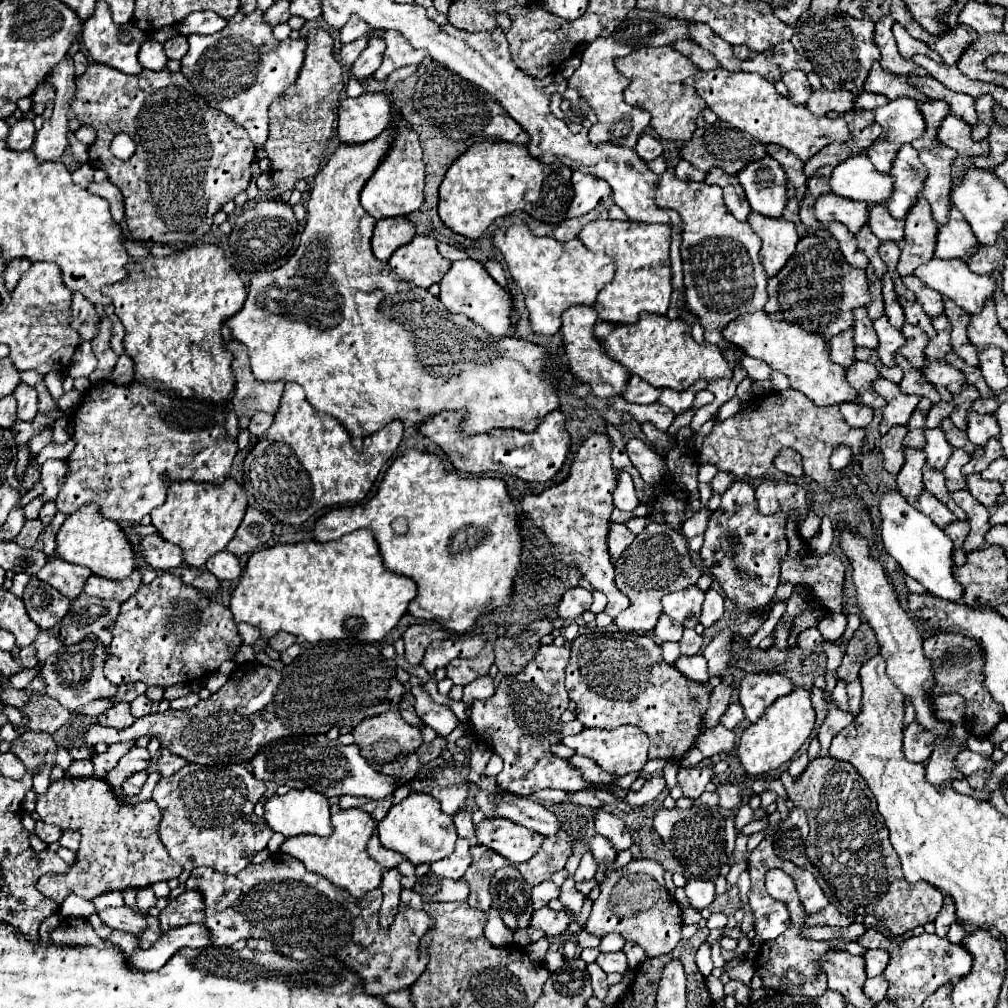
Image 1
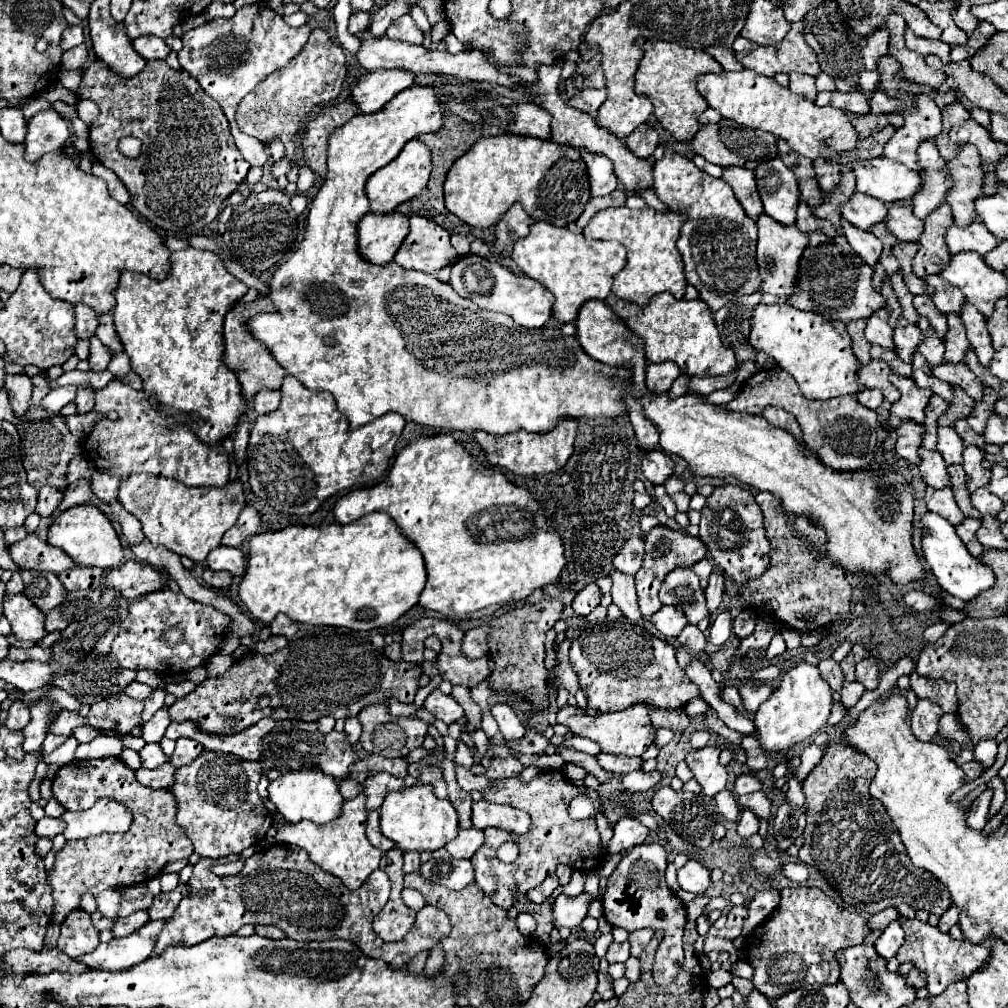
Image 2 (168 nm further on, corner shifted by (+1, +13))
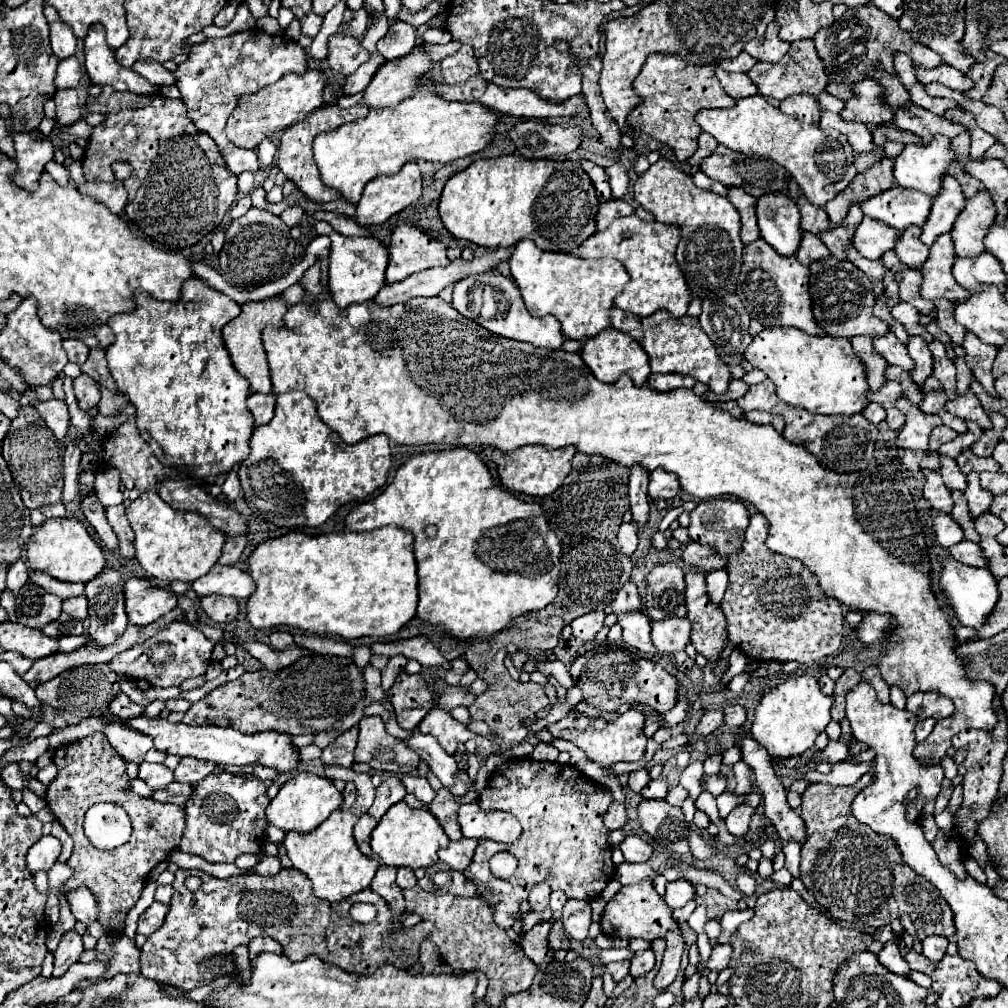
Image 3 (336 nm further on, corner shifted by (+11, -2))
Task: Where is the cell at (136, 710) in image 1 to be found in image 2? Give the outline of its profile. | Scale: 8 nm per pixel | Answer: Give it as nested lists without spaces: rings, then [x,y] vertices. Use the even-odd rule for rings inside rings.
[[[133,681],[133,683],[125,689],[125,693],[127,693],[129,697],[137,699],[137,701],[145,701],[145,699],[149,697],[149,693],[151,693],[151,691],[153,691],[153,687],[143,685],[143,683],[139,683],[139,681]]]

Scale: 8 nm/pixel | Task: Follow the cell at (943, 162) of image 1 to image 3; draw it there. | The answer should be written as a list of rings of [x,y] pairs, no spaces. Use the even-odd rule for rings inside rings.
[[[979,190],[973,198],[967,198],[965,208],[959,212],[951,236],[957,256],[977,256],[985,252],[981,244],[985,228],[995,220],[995,208],[989,192]]]

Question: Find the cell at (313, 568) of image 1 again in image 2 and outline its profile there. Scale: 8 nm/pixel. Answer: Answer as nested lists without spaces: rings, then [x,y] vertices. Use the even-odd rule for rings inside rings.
[[[369,513],[355,523],[333,525],[291,525],[273,533],[261,533],[249,541],[247,573],[239,585],[239,597],[249,613],[263,623],[271,623],[277,613],[285,613],[297,623],[347,627],[355,631],[371,631],[397,621],[413,605],[425,589],[427,573],[421,551],[413,541],[383,513]]]

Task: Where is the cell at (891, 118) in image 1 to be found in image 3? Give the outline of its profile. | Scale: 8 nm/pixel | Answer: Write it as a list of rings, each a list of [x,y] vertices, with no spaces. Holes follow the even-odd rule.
[[[935,134],[929,144],[909,144],[895,158],[893,176],[903,188],[919,190],[927,196],[937,196],[941,190],[941,176],[955,160],[949,150],[949,138]]]

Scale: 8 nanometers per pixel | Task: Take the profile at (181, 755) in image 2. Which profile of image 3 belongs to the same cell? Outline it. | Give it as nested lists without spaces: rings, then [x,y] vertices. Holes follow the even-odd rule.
[[[181,758],[181,762],[177,764],[177,768],[173,770],[175,774],[175,780],[177,782],[187,782],[187,784],[193,784],[197,780],[203,780],[209,772],[215,772],[215,770],[227,770],[231,774],[239,774],[241,768],[221,768],[217,764],[205,764],[201,760],[193,760],[193,758]]]

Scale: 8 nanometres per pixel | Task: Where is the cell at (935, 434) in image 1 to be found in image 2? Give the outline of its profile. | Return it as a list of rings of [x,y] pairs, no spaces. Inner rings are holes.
[[[939,427],[939,443],[937,443],[937,451],[943,455],[943,459],[947,461],[947,465],[961,465],[963,463],[963,439],[955,433],[955,429],[951,427]]]

